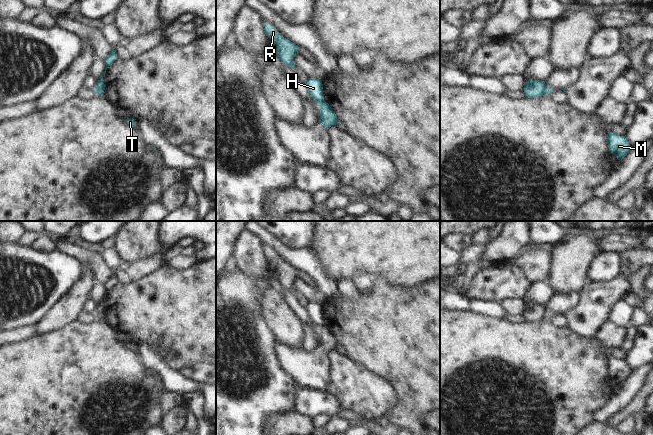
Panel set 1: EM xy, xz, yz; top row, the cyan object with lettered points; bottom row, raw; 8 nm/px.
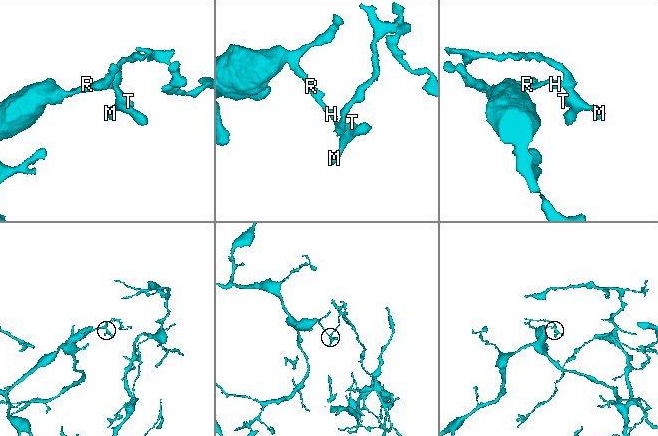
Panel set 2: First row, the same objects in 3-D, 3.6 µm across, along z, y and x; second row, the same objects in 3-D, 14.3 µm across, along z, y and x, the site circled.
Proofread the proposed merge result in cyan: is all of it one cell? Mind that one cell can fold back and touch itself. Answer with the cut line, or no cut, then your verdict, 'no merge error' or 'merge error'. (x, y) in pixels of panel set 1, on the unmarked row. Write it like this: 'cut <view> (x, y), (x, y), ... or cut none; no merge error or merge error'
cut xz (324, 325), (318, 328); merge error

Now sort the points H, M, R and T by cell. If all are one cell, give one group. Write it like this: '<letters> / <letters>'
H R / M T

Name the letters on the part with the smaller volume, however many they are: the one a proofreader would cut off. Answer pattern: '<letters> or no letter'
M, T

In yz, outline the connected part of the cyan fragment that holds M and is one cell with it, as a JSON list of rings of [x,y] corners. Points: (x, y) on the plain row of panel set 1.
[[[608,356],[607,367],[611,378],[618,384],[624,382],[630,375],[630,367],[626,360],[620,360],[614,356]]]

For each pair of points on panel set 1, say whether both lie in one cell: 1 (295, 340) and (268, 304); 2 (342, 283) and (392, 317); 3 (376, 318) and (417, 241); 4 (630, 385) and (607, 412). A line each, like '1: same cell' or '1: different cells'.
1: same cell
2: different cells
3: different cells
4: same cell

